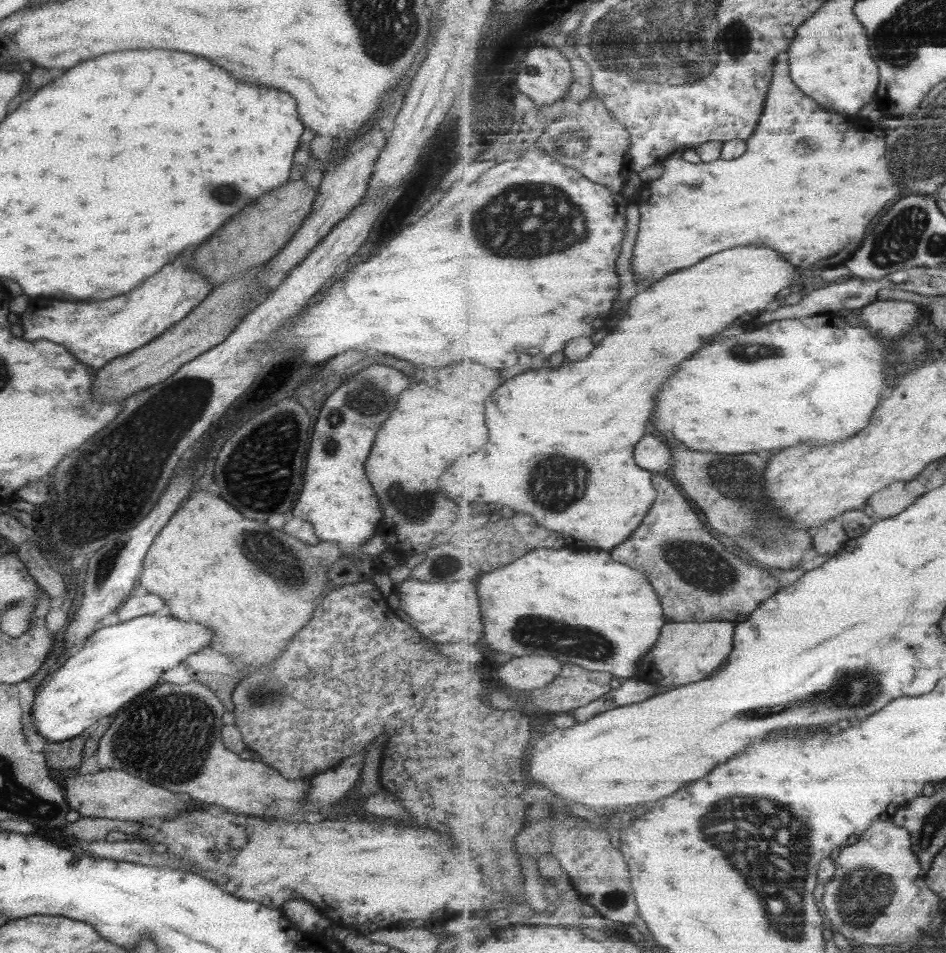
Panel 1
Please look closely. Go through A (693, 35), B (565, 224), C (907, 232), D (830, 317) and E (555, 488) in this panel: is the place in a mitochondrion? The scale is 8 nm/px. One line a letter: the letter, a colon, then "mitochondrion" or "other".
A: mitochondrion
B: mitochondrion
C: mitochondrion
D: other
E: mitochondrion

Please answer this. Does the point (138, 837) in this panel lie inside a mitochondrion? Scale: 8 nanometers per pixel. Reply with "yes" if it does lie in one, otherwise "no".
no

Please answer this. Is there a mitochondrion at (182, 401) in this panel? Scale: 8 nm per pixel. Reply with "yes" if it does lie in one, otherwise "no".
yes

